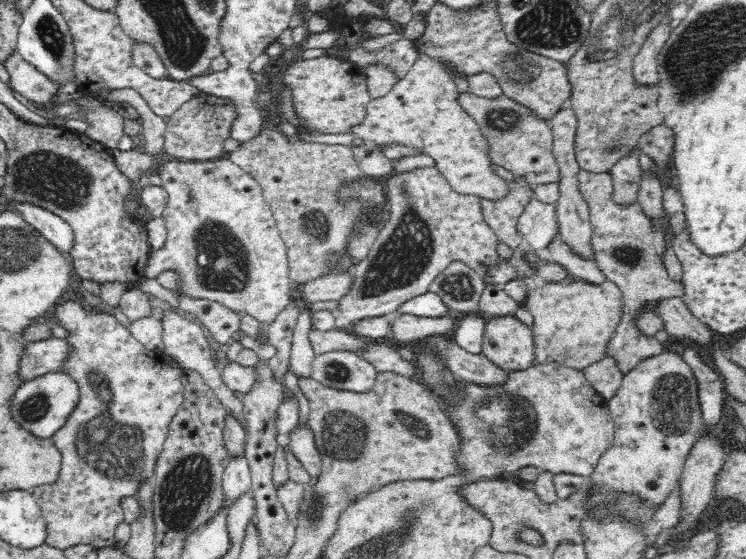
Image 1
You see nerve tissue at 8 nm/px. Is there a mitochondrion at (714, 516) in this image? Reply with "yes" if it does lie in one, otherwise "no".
no

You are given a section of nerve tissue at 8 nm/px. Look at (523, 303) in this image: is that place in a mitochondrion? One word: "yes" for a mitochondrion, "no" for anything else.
no

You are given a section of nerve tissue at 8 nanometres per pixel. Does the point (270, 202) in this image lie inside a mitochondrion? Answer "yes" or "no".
no

